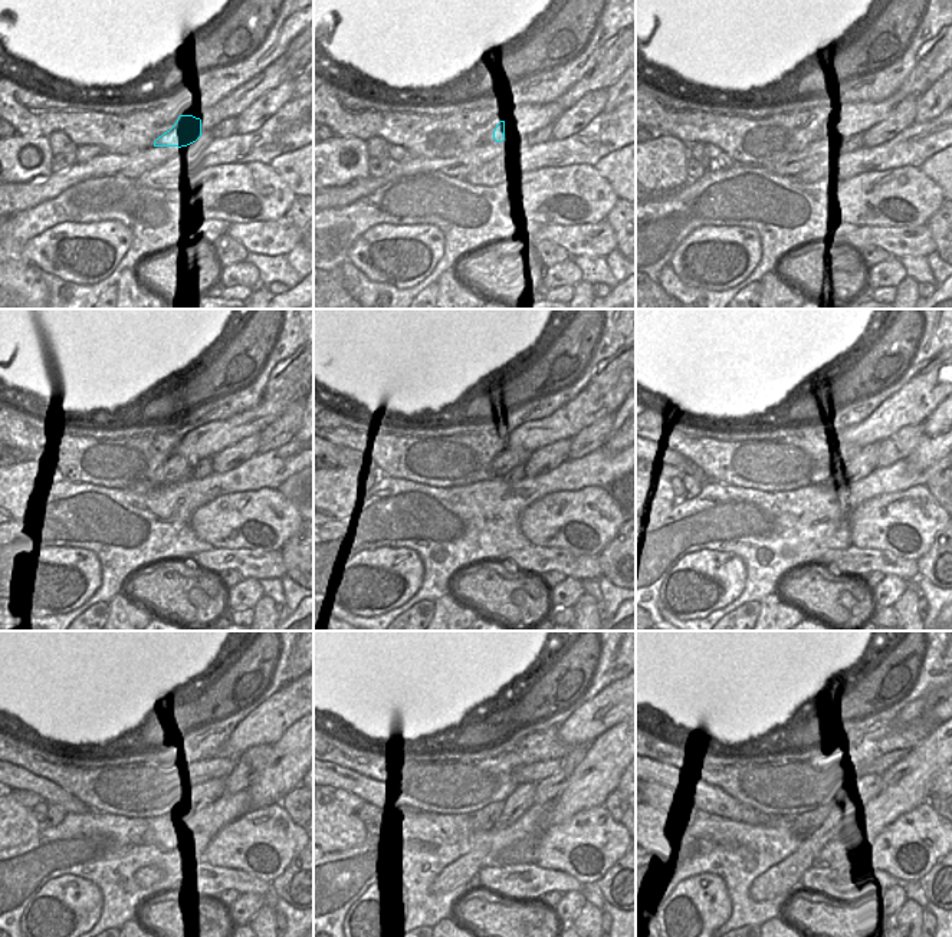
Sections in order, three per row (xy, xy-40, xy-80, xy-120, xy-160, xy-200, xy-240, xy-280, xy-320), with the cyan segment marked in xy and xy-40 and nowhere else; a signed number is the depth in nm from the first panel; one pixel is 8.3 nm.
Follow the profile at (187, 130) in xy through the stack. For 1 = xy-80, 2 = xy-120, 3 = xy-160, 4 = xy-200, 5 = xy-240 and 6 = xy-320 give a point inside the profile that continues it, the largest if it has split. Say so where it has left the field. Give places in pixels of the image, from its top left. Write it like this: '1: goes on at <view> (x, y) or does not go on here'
1: goes on at xy-80 (823, 132)
2: goes on at xy-120 (210, 439)
3: goes on at xy-160 (594, 401)
4: goes on at xy-200 (918, 398)
5: goes on at xy-240 (266, 725)
6: goes on at xy-320 (928, 706)

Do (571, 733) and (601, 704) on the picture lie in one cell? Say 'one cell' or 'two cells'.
one cell

